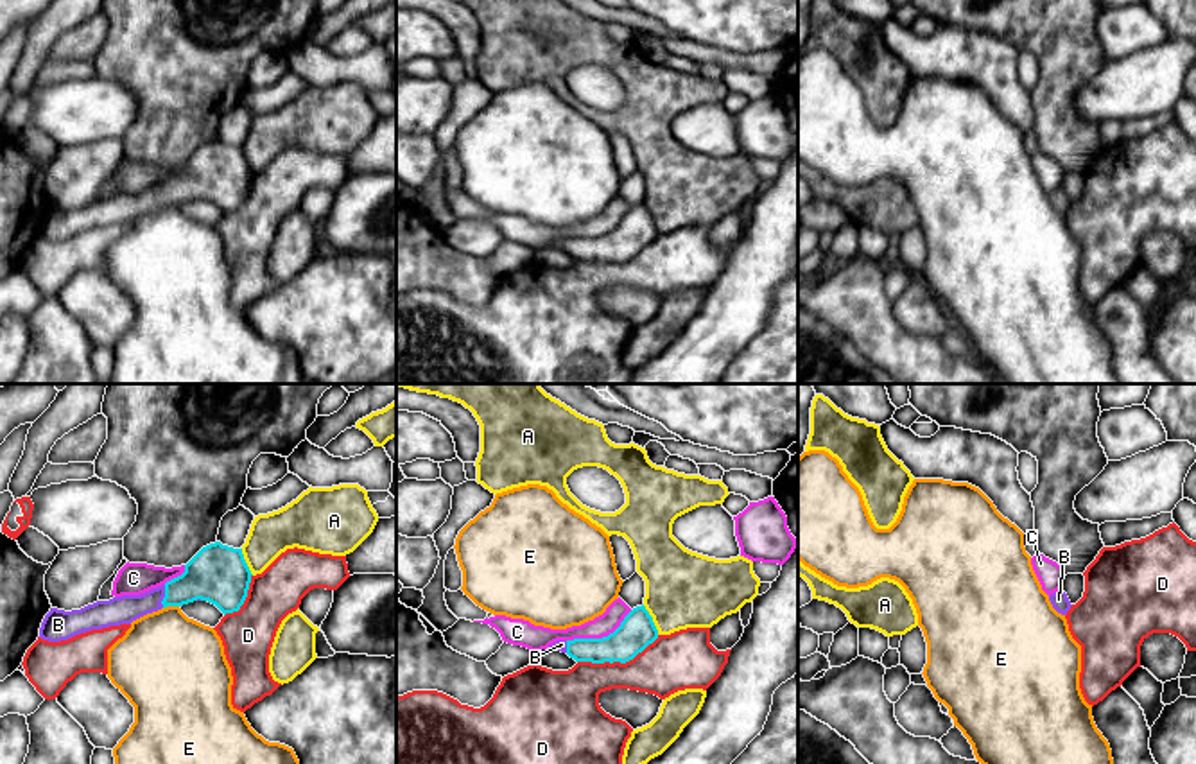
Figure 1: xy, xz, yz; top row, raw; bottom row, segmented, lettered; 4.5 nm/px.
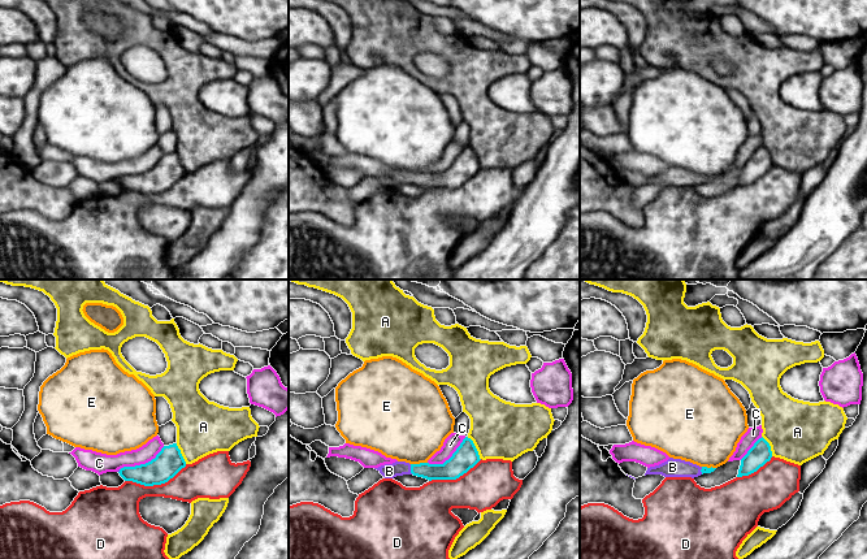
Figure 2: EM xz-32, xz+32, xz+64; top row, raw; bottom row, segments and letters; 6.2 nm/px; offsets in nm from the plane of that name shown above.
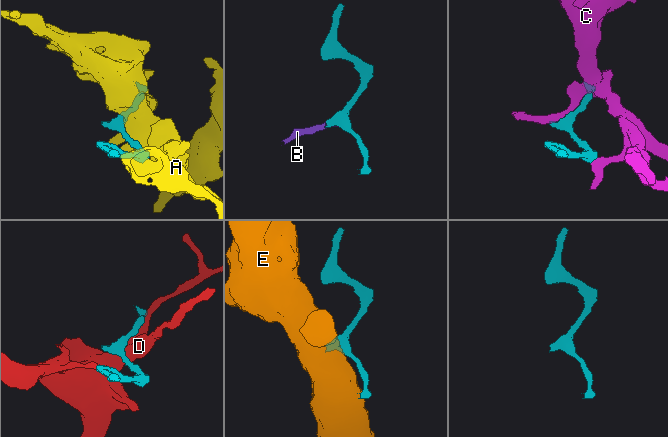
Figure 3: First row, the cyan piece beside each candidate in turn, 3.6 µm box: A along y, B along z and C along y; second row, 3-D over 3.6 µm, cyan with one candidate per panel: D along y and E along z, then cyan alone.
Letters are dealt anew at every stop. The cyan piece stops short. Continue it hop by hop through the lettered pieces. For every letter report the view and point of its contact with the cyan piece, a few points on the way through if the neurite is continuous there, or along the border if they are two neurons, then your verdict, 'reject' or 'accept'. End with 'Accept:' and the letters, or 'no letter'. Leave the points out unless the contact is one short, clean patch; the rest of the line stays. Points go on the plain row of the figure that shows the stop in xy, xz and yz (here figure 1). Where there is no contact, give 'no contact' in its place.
A: xz (651, 217) | reject
B: xy (165, 194) | across xy (216, 173), (165, 194), (119, 208) | accept
C: xz (599, 237) | reject
D: xz (617, 259) | reject
E: xy (171, 203) | along xy (178, 203), (164, 207) | reject
Accept: B

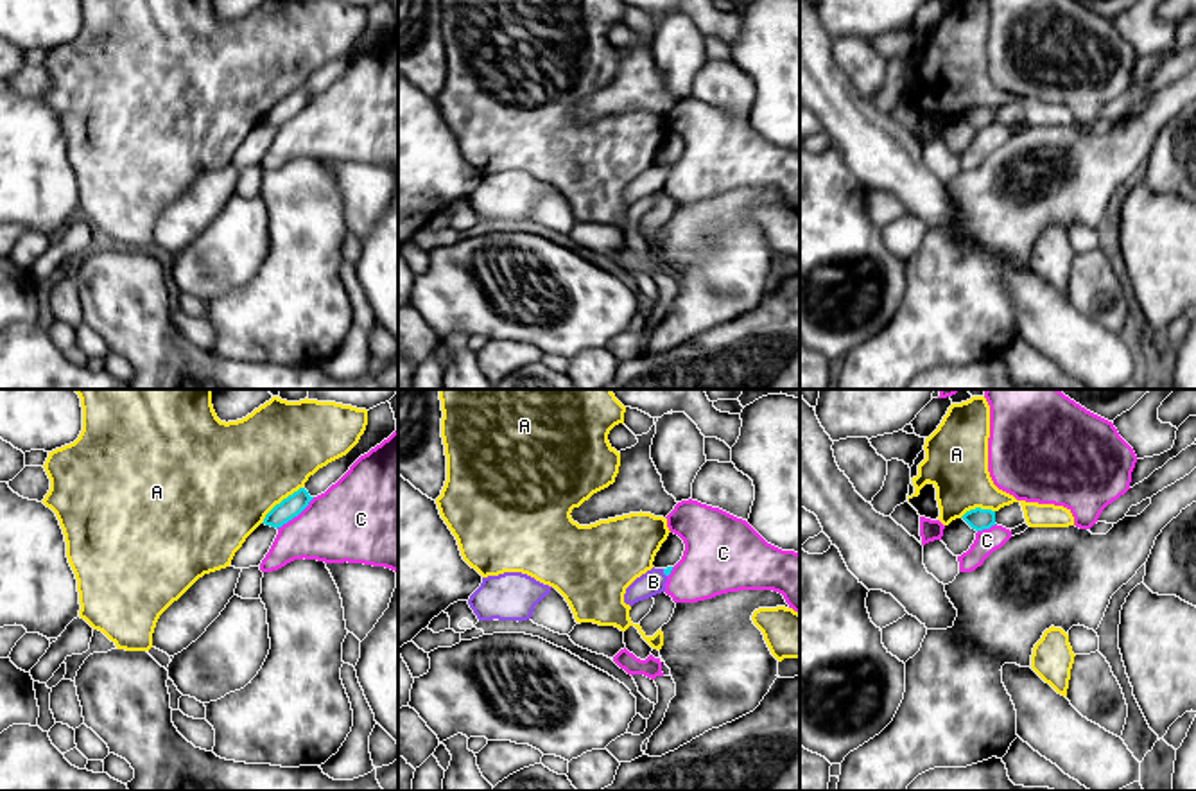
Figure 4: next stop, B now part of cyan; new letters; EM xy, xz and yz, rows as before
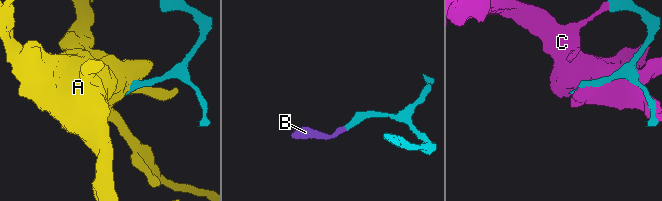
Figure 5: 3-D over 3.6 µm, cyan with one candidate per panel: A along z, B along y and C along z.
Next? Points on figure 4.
A: xy (282, 99) | along xy (302, 85), (284, 95), (260, 121) | reject
B: xz (664, 171) | across xz (666, 169), (664, 171), (653, 180) | accept
C: xy (294, 113) | reject
Accept: B

